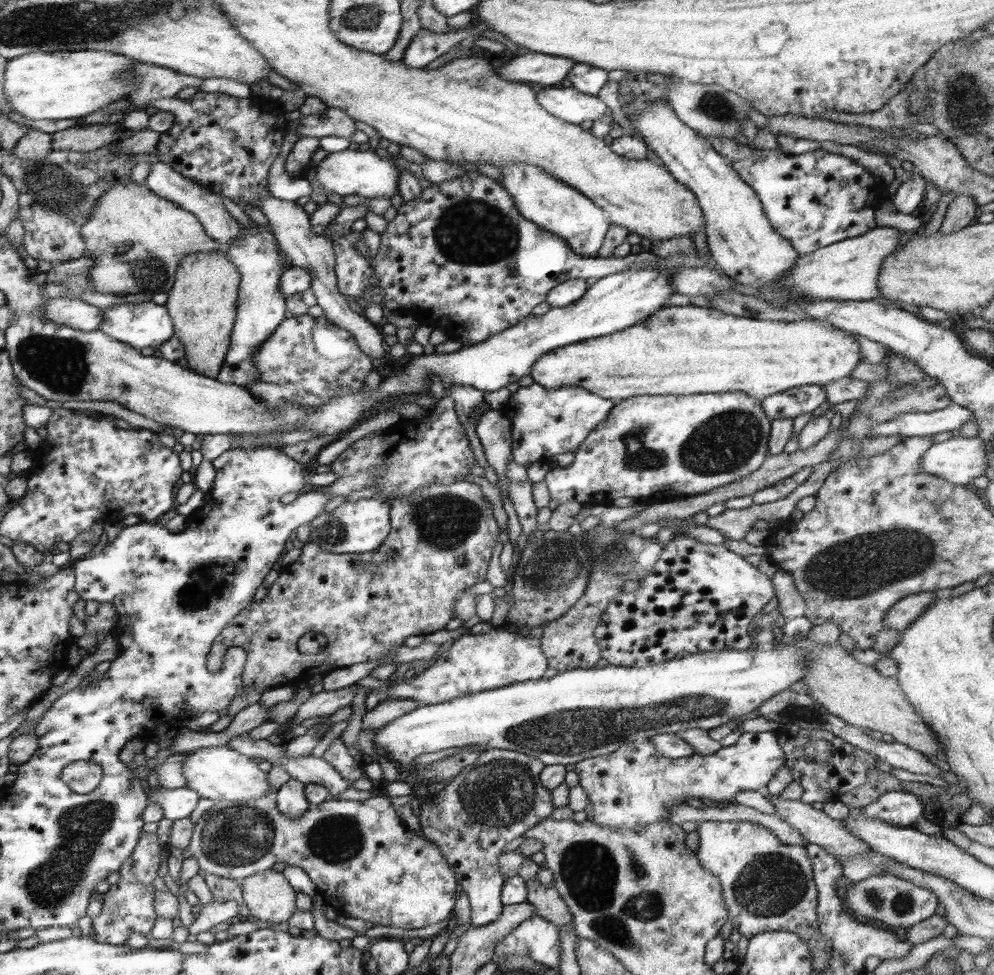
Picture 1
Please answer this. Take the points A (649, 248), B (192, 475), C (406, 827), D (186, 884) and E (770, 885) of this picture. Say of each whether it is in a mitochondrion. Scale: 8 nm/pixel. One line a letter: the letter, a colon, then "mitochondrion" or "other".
A: other
B: other
C: other
D: other
E: mitochondrion

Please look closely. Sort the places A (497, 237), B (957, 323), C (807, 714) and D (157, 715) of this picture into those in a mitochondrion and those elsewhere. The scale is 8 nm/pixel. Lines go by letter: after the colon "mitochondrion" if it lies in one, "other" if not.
A: mitochondrion
B: other
C: mitochondrion
D: other

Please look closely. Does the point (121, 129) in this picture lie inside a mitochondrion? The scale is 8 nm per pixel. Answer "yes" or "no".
no

